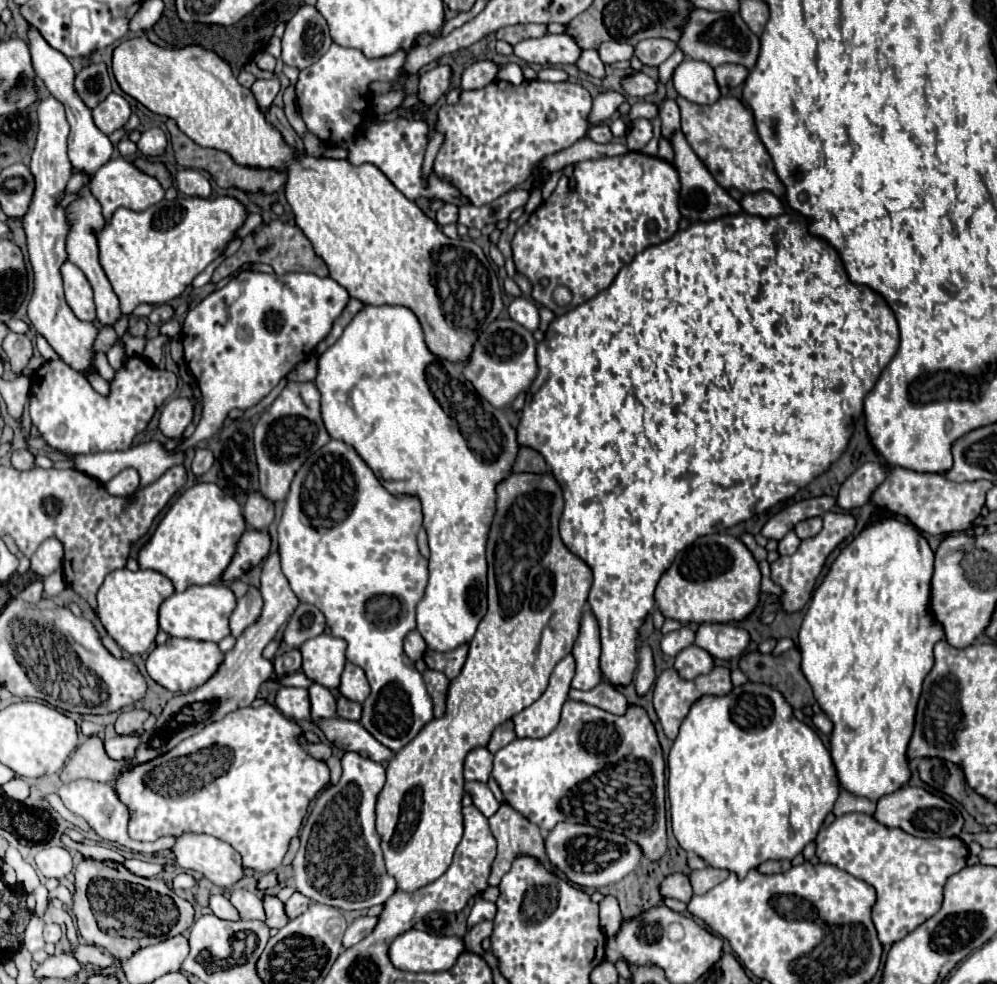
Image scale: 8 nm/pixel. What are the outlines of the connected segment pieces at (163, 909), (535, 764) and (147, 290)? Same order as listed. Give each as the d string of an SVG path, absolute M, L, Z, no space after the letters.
M87 858L75 868L73 914L77 916L83 940L87 944L103 946L117 958L123 956L123 938L135 938L141 946L147 946L183 934L193 924L193 906L177 898L177 894L161 880L139 878L117 862L97 862Z
M567 700L559 726L541 740L513 740L495 754L493 778L503 798L543 832L553 830L559 822L589 824L629 836L641 844L645 858L657 860L667 850L665 838L665 760L657 740L655 726L643 708L629 706L625 716L613 716L601 708Z
M179 196L175 202L161 200L159 204L143 212L117 208L111 220L93 234L99 244L99 264L121 302L121 312L129 316L139 304L157 306L157 304L167 304L173 298L181 296L185 288L193 282L193 278L201 274L227 248L227 244L235 238L235 232L245 222L245 218L247 218L245 208L235 198L229 196L223 198Z

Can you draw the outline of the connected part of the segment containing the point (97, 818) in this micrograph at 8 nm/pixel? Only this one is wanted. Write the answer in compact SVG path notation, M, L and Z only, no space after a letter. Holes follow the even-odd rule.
M75 780L75 782L63 784L57 794L59 794L59 798L65 798L65 806L71 812L79 814L79 810L83 810L81 812L83 818L103 840L111 840L117 846L123 846L123 848L129 848L129 850L135 850L141 854L159 854L159 852L165 852L173 846L173 836L163 836L157 842L137 842L133 838L129 838L129 834L127 834L127 806L119 800L117 792L111 784L101 784L101 782L93 782L93 780ZM91 806L99 806L97 812L93 812Z

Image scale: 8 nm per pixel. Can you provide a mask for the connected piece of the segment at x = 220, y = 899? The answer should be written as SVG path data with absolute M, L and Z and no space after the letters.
M223 894L211 896L209 906L211 906L213 914L215 914L217 918L221 918L221 920L231 920L231 922L239 922L239 920L241 920L239 912L233 908L233 904L231 904Z

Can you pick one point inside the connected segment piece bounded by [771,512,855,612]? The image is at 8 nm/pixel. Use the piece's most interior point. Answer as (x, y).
(796, 574)

